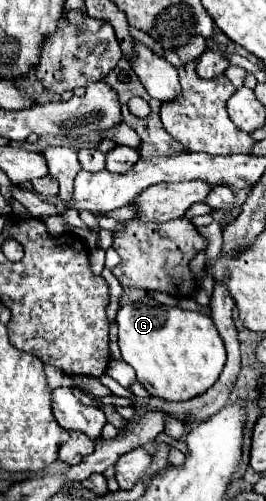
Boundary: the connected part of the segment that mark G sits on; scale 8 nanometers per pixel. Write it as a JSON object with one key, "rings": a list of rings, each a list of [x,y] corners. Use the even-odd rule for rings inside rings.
{"rings":[[[152,297],[122,307],[116,317],[122,359],[136,371],[144,389],[166,401],[188,401],[208,391],[220,377],[226,351],[212,319],[200,311],[160,305]]]}

